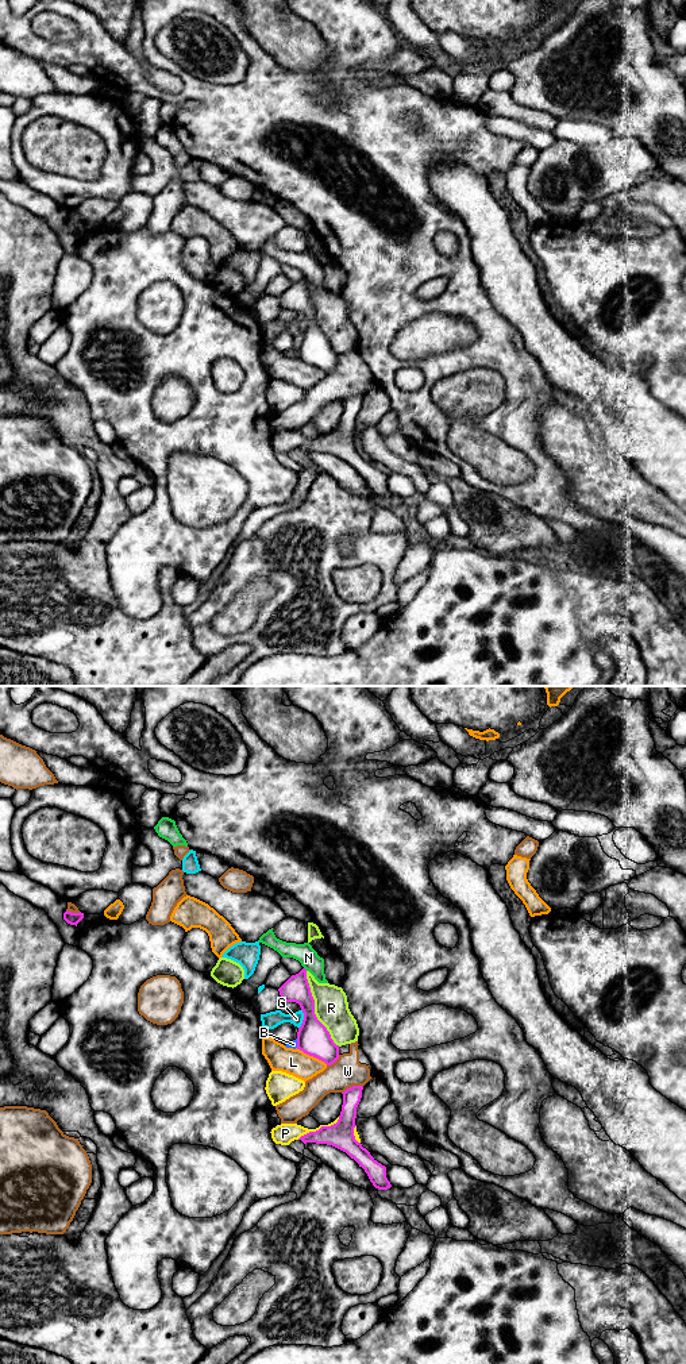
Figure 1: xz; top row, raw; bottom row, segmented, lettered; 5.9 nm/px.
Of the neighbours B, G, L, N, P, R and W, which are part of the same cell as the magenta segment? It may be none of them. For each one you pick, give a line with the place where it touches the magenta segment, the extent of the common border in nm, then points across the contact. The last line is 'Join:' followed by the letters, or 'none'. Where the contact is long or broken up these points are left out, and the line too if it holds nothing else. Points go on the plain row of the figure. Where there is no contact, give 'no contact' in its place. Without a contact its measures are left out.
Join: none

